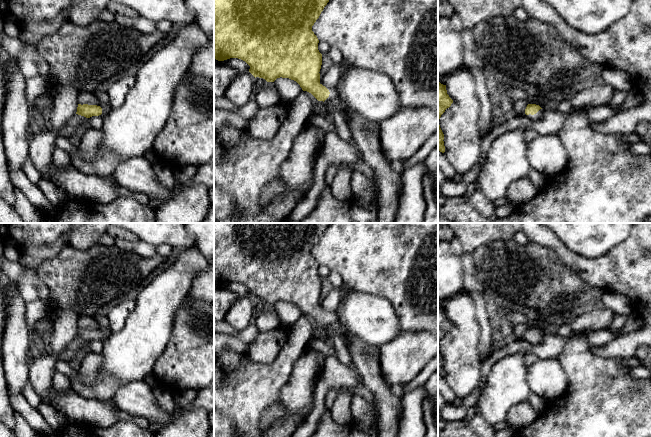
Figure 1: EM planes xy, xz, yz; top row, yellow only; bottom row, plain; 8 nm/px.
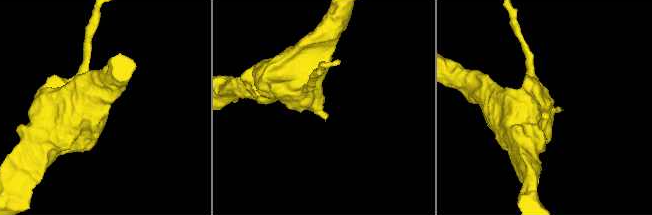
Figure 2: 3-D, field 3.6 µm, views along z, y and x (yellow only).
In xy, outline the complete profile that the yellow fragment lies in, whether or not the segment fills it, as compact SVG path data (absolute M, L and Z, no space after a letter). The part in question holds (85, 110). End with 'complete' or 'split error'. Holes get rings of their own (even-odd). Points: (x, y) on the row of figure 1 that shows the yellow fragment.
M78 104L76 114L90 118L92 116L100 116L103 119L109 114L111 109L101 108L97 105L88 105L88 104Z | split error

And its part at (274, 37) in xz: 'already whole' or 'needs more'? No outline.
needs more

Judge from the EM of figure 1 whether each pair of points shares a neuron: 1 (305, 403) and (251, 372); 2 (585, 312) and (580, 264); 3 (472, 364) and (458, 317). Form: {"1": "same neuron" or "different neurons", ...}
{"1": "different neurons", "2": "different neurons", "3": "same neuron"}

